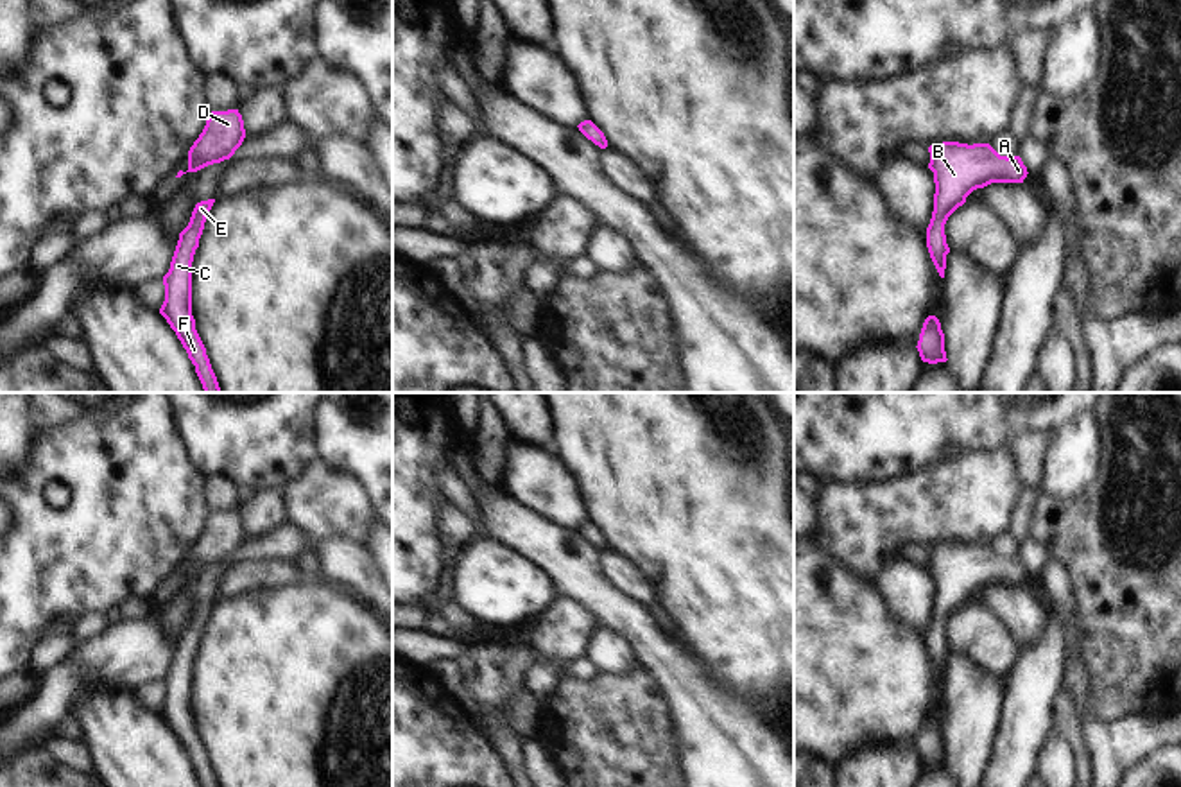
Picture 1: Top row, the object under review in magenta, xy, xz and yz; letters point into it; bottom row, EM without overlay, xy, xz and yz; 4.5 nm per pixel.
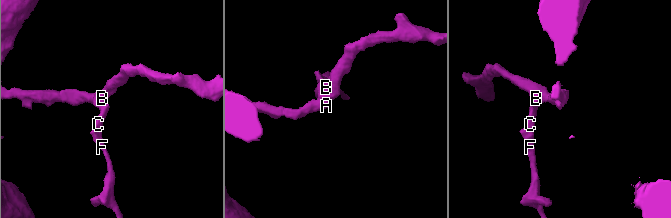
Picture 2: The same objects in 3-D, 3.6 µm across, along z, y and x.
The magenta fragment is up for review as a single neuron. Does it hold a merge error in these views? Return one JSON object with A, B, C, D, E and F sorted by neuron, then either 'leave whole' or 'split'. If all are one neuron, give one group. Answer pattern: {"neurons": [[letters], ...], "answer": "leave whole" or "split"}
{"neurons": [["A", "B", "C", "D", "E", "F"]], "answer": "leave whole"}

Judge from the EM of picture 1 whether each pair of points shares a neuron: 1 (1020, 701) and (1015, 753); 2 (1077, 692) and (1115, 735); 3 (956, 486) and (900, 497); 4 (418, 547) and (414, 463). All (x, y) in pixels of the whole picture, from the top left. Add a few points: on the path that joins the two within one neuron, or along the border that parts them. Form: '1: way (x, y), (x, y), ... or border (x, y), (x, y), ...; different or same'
1: way (1020, 714), (1020, 741); same
2: way (1081, 705), (1085, 716), (1103, 734); same
3: way (941, 497), (914, 497); same
4: way (414, 526), (414, 484); same

